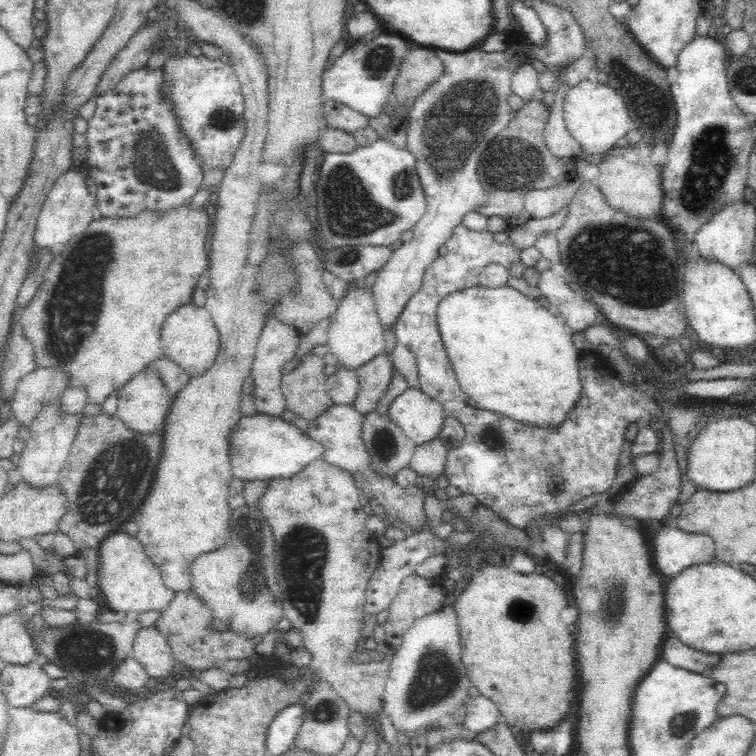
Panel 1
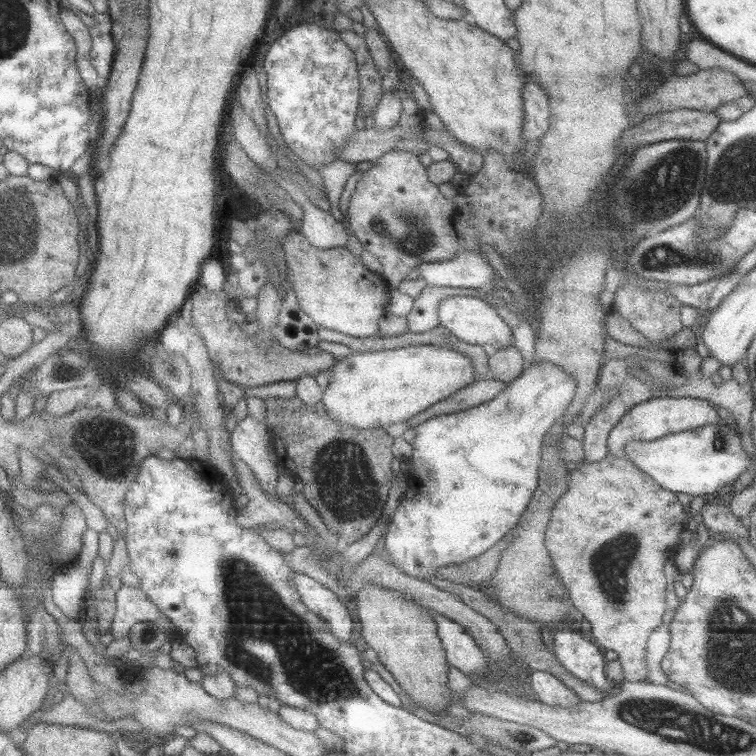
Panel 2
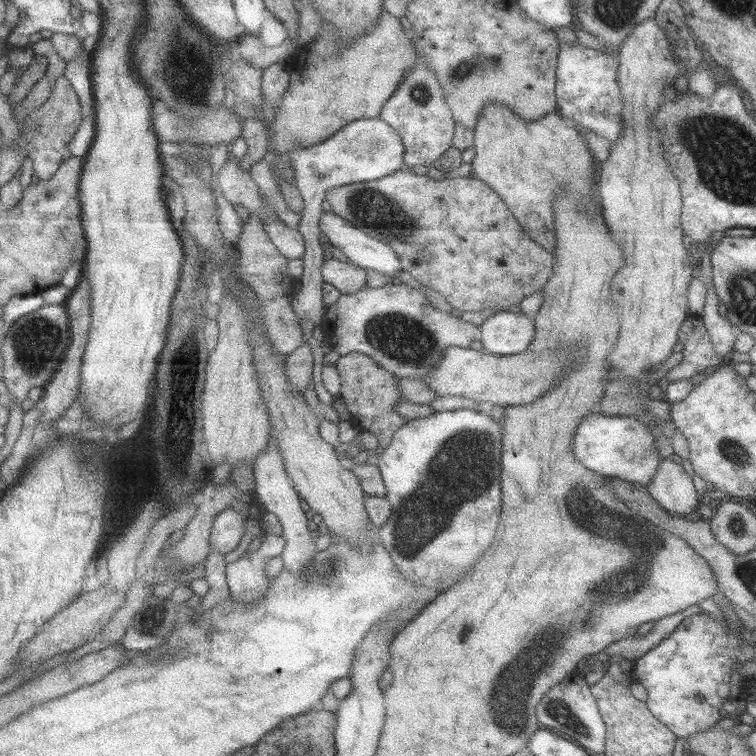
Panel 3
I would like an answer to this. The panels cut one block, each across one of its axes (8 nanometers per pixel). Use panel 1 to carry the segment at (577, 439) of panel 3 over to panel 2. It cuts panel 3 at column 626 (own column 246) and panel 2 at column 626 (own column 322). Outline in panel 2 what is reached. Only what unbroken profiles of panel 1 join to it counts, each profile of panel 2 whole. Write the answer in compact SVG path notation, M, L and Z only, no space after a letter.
M723 422L722 426L702 426L654 441L634 441L626 445L624 454L663 490L686 493L693 498L713 494L724 486L733 486L738 477L752 466L754 460L746 454L740 435L735 426Z

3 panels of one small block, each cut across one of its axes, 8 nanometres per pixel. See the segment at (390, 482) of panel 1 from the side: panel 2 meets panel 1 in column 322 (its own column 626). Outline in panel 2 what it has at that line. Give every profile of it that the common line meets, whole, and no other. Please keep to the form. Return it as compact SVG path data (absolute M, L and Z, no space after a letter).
M652 397L632 407L630 412L610 430L608 436L609 455L616 458L626 459L624 449L626 445L634 441L654 441L662 439L668 434L686 432L686 430L696 430L702 426L722 426L723 420L719 417L715 405L710 401L700 398L672 398L672 397Z

